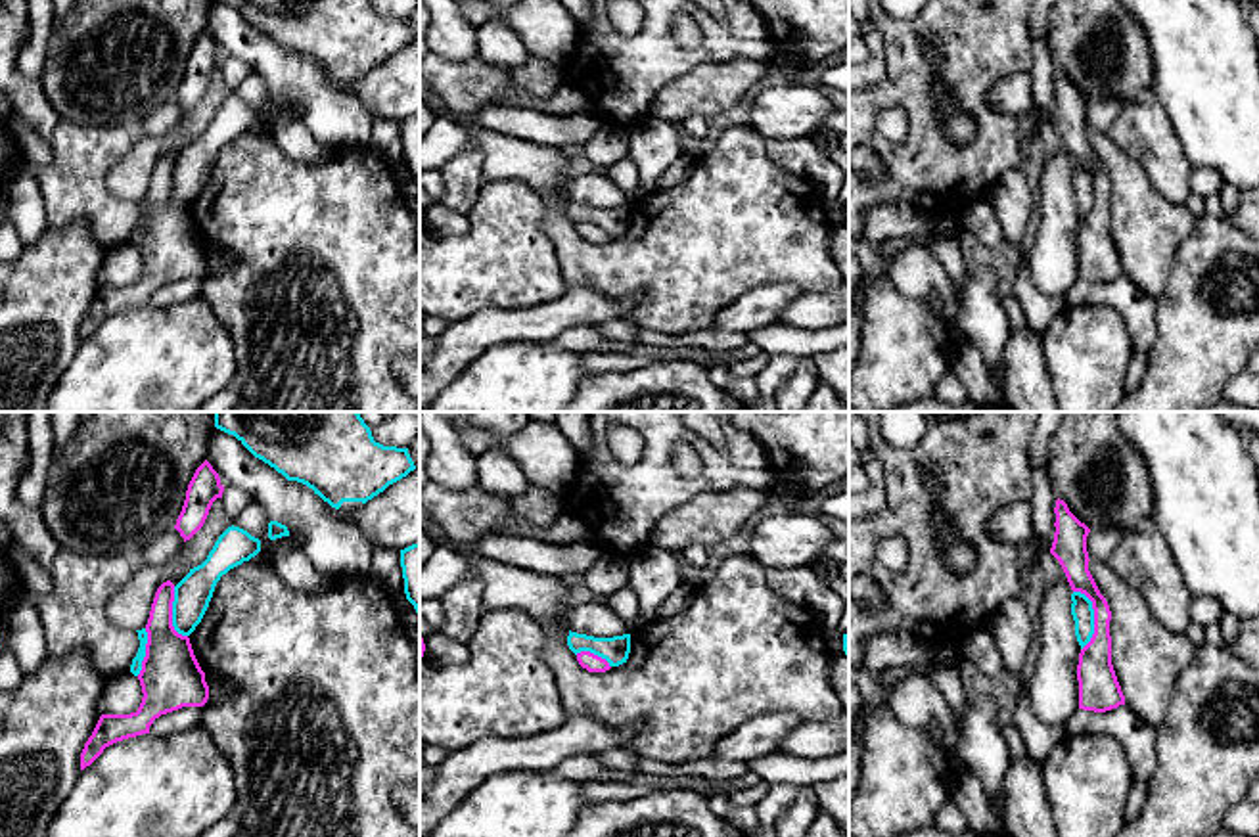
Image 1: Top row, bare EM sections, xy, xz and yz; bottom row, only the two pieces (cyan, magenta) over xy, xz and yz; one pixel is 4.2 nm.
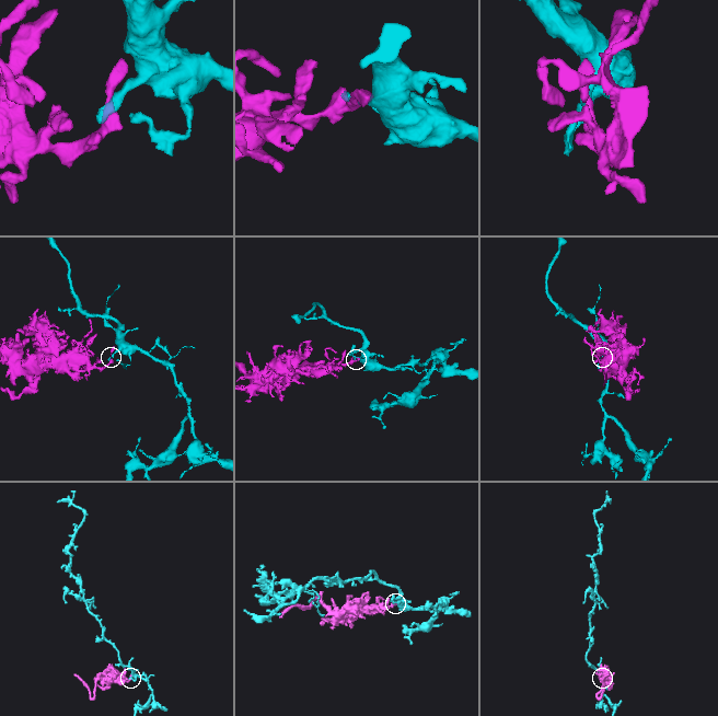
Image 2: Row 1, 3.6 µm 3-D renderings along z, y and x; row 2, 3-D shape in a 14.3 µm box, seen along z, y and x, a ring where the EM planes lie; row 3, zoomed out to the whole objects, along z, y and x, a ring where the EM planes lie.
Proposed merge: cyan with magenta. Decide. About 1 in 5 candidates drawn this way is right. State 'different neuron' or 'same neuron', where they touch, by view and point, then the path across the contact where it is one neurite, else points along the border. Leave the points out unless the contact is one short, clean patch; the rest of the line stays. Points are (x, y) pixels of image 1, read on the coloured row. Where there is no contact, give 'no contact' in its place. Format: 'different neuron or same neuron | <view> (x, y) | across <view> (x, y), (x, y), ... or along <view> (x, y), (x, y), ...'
different neuron | yz (1093, 617) | along yz (1074, 590), (1079, 590), (1093, 610), (1093, 636), (1081, 650)

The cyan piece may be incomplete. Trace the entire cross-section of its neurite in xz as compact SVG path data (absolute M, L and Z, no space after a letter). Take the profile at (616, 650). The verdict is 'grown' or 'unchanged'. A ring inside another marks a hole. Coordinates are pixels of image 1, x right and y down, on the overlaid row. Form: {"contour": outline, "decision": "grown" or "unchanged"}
{"contour": "M569 630L567 645L575 655L581 651L590 651L606 659L609 667L619 667L629 659L630 634L613 636L613 638L594 638L594 636L577 634Z", "decision": "unchanged"}

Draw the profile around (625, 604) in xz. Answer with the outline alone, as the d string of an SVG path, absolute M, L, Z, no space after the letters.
M629 586L617 592L613 598L607 598L607 605L625 621L629 632L644 628L646 621L640 613L638 596Z

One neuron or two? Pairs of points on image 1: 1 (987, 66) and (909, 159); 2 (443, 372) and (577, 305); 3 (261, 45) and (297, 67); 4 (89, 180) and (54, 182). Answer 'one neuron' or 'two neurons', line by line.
1: one neuron
2: one neuron
3: one neuron
4: one neuron

